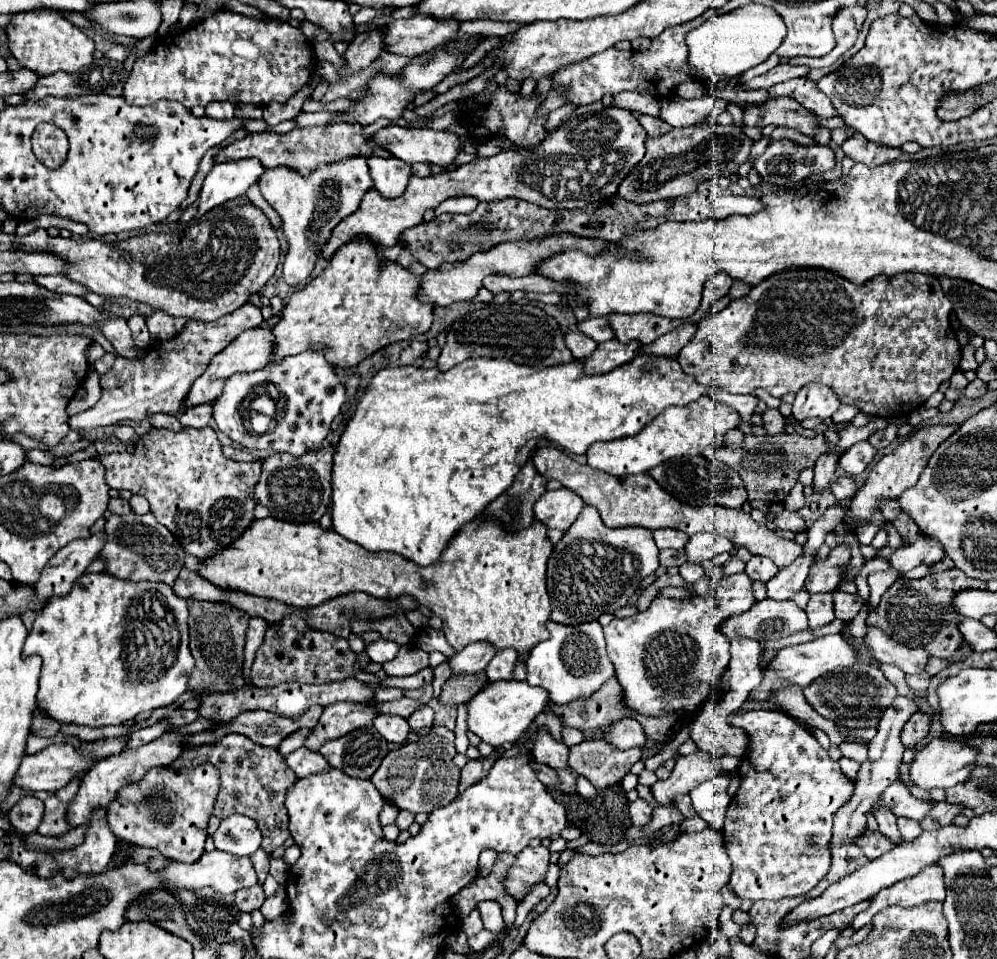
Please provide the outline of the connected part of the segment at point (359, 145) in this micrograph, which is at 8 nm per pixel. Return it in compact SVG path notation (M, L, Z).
M378 120L376 124L370 124L370 126L360 126L360 124L332 124L332 126L314 126L314 128L292 128L292 130L286 132L286 134L276 134L276 132L246 134L246 138L236 140L236 142L224 146L222 152L224 152L224 156L230 156L230 160L238 160L238 158L258 158L264 168L286 166L286 168L296 170L296 172L302 174L302 176L308 176L308 174L314 172L320 164L334 164L334 162L340 162L340 160L352 158L352 156L364 156L364 158L378 156L378 158L388 158L390 152L386 152L384 148L378 148L378 144L372 144L372 140L370 140L372 134L374 134L376 130L380 130L380 128L384 128L386 124L392 124L392 122Z

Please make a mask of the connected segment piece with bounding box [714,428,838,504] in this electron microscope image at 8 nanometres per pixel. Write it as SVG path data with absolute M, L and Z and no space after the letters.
M826 430L814 438L806 438L800 434L744 434L744 440L740 444L722 444L720 448L714 448L714 460L720 460L734 468L740 478L744 480L744 488L748 492L748 500L764 500L764 502L782 502L792 486L798 482L800 470L814 466L818 456L822 452L830 452L838 442L838 432L836 430Z

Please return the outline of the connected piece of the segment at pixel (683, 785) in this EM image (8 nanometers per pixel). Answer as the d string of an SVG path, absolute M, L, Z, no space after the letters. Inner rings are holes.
M698 750L690 756L678 758L670 778L652 784L650 792L658 806L672 806L676 796L690 792L692 788L714 778L716 774L720 774L720 768L716 766L716 758L710 756L708 752Z

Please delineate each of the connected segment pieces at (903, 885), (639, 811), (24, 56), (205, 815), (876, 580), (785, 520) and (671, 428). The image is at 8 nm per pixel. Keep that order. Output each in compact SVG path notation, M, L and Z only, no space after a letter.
M940 866L934 868L926 868L926 872L920 872L918 876L900 880L898 884L882 890L876 894L876 898L872 900L870 908L864 910L862 914L856 916L856 920L852 922L854 928L864 928L870 924L872 916L888 906L902 906L902 908L912 908L912 906L920 906L932 900L944 902L946 898L946 888L944 888L944 870Z
M638 798L636 802L630 804L630 820L632 820L634 826L642 828L642 826L646 826L650 822L650 818L652 818L652 810L650 810L648 802Z
M42 10L42 12L22 12L16 14L10 24L4 28L8 36L8 48L12 56L26 66L28 70L46 76L48 72L78 72L92 62L94 40L86 36L80 28L68 22L60 12Z
M210 764L198 768L154 768L142 782L126 786L110 804L106 820L120 840L160 850L166 858L192 864L204 852L206 824L218 794L218 770Z
M898 570L872 572L868 576L868 584L870 584L870 608L874 608L878 604L878 600L882 598L882 594L890 588L890 584L896 582L896 578L900 578Z
M782 510L782 512L774 518L774 524L776 524L780 530L792 530L792 532L804 532L804 530L806 530L804 520L802 520L796 512L790 512L790 510Z
M702 396L700 400L688 406L666 408L666 412L662 412L658 418L648 422L636 436L618 438L610 442L594 442L586 450L588 466L602 472L610 472L614 476L642 474L668 458L696 456L702 454L708 446L720 446L724 442L726 432L738 426L740 426L740 414L736 410L732 410L728 404L712 396Z

